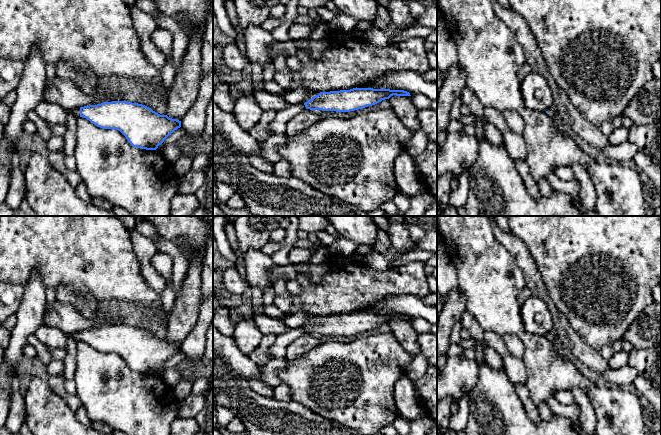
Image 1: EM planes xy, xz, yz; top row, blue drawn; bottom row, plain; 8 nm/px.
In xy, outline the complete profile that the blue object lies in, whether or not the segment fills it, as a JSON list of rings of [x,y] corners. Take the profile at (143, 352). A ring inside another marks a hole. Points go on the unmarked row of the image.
[[[127,325],[103,326],[77,332],[72,336],[71,342],[78,340],[86,342],[97,351],[116,353],[126,361],[133,371],[146,374],[156,374],[171,357],[181,351],[181,345],[177,343],[160,339],[145,329]]]

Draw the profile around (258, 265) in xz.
[[[249,249],[245,254],[245,273],[250,287],[259,288],[262,292],[271,287],[270,271],[273,259],[260,249]]]

